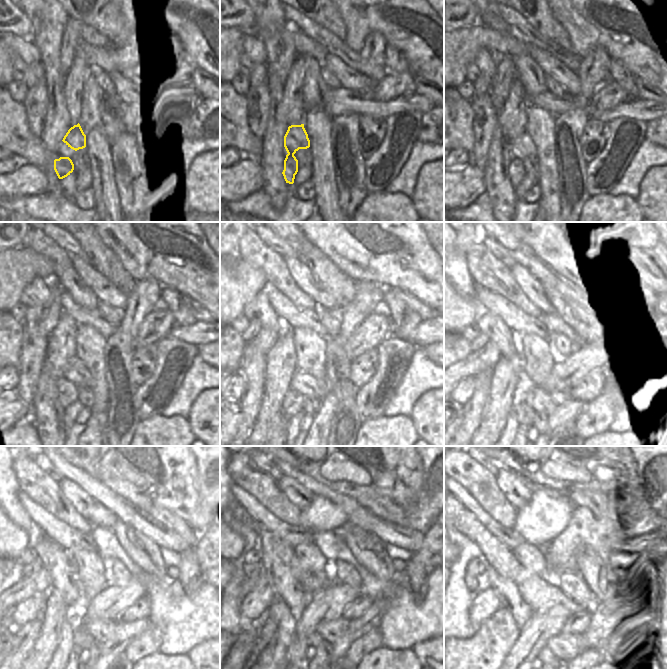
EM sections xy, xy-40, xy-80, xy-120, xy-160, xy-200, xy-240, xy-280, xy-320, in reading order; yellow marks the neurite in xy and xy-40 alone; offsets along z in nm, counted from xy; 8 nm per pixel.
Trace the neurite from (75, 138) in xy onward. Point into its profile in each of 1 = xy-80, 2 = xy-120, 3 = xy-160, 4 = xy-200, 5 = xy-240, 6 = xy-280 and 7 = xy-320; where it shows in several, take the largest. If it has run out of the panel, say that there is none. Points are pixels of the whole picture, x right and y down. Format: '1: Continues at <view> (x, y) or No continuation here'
1: Continues at xy-80 (522, 146)
2: Continues at xy-120 (76, 373)
3: Continues at xy-160 (301, 388)
4: Continues at xy-200 (543, 403)
5: Continues at xy-240 (101, 630)
6: Continues at xy-280 (327, 630)
7: Continues at xy-320 (564, 631)

